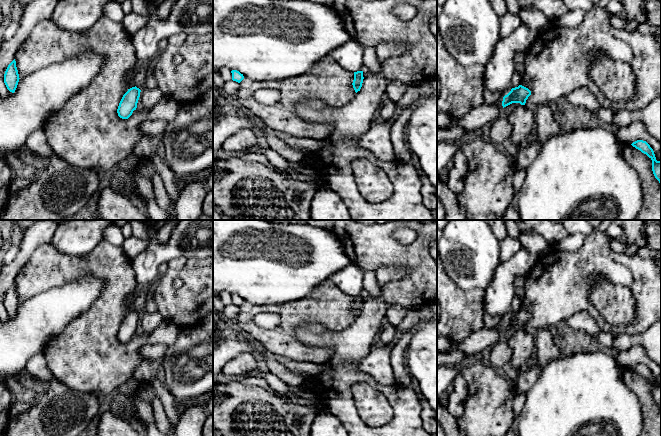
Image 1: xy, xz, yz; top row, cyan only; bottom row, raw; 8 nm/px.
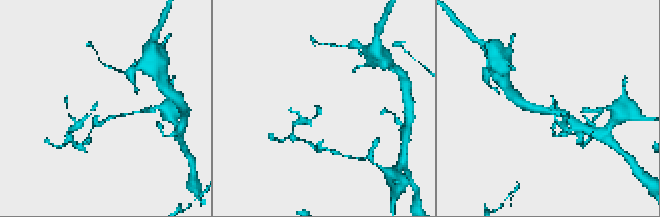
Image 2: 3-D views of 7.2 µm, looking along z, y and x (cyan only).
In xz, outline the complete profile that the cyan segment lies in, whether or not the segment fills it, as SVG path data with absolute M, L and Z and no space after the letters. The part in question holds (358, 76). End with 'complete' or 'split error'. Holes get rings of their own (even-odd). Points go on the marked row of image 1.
M363 71L354 72L354 80L352 85L356 93L360 91L362 87L363 79L364 79Z | complete

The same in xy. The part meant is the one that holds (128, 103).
M132 87L123 95L117 113L122 119L128 119L134 110L137 108L137 103L140 97L141 90L139 88Z | complete

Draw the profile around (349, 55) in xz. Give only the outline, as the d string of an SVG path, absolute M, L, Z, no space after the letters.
M355 40L342 44L329 52L329 56L350 72L363 71L363 45Z

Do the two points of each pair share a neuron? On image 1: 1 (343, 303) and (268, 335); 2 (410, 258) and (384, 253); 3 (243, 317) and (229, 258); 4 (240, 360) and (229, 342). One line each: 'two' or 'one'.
1: one
2: one
3: two
4: two

